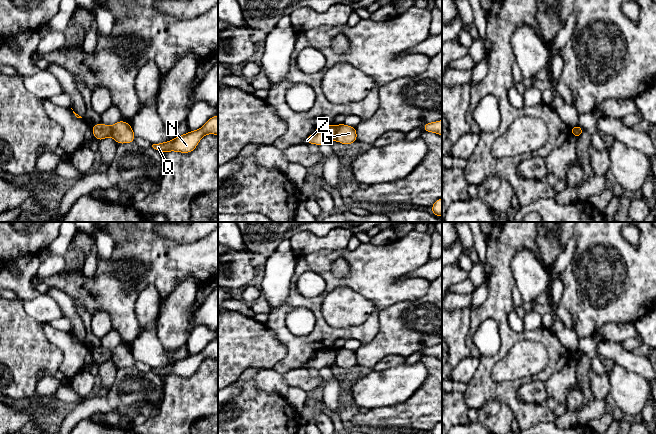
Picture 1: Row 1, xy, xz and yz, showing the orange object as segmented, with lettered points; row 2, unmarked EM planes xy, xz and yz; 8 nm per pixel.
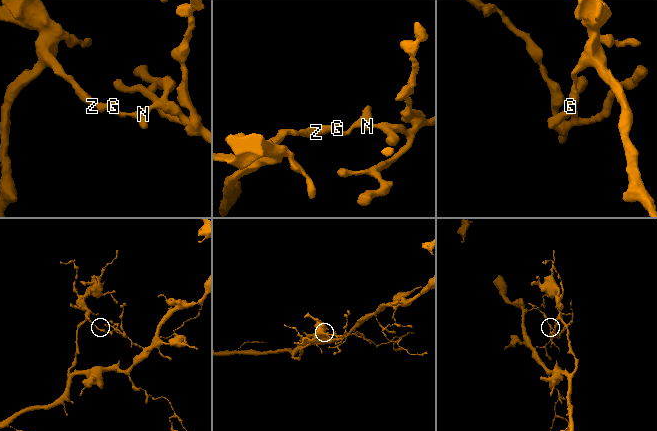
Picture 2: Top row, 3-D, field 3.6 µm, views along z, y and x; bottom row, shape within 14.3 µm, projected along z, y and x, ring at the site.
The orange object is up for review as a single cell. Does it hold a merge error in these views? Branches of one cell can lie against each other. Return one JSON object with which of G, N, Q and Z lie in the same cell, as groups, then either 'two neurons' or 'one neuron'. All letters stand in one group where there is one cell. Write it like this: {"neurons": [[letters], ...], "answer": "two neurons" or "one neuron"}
{"neurons": [["G", "N", "Q"], ["Z"]], "answer": "two neurons"}

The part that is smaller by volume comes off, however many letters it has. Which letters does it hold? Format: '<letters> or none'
G, N, Q

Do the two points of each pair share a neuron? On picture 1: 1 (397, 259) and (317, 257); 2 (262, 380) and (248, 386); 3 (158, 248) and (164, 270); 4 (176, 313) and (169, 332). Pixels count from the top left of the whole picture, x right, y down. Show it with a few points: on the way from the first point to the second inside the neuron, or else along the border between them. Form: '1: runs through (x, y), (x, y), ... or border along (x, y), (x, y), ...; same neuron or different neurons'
1: runs through (377, 259), (357, 259), (344, 253), (337, 254); same neuron
2: border along (257, 371), (254, 383), (275, 393); different neurons
3: runs through (160, 253), (161, 261), (164, 265); same neuron
4: runs through (173, 318), (173, 327); same neuron

